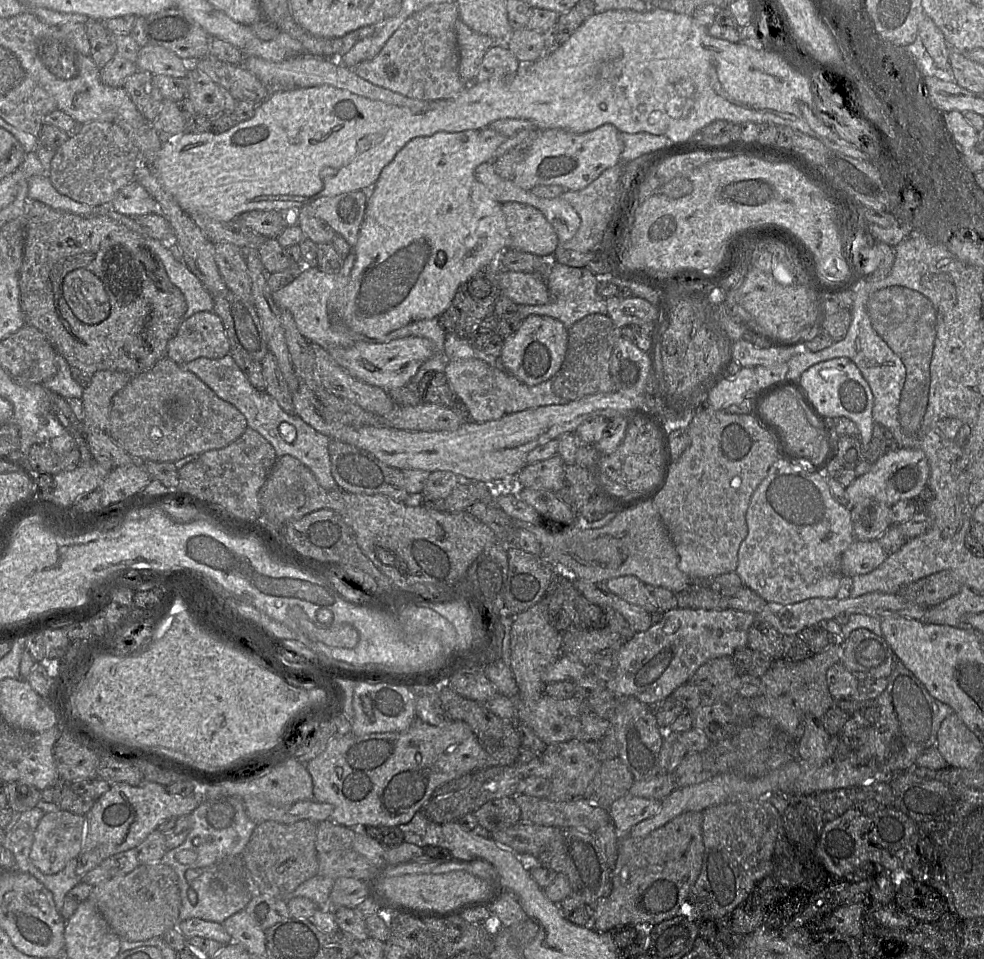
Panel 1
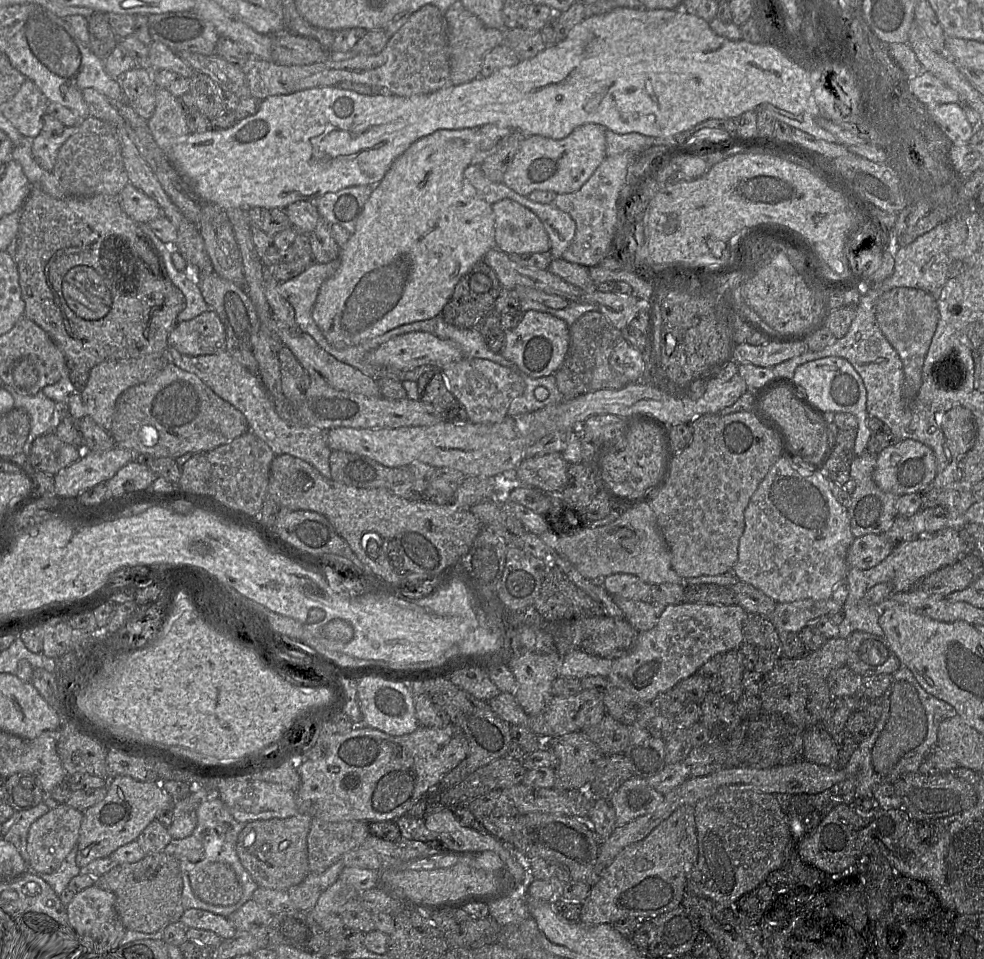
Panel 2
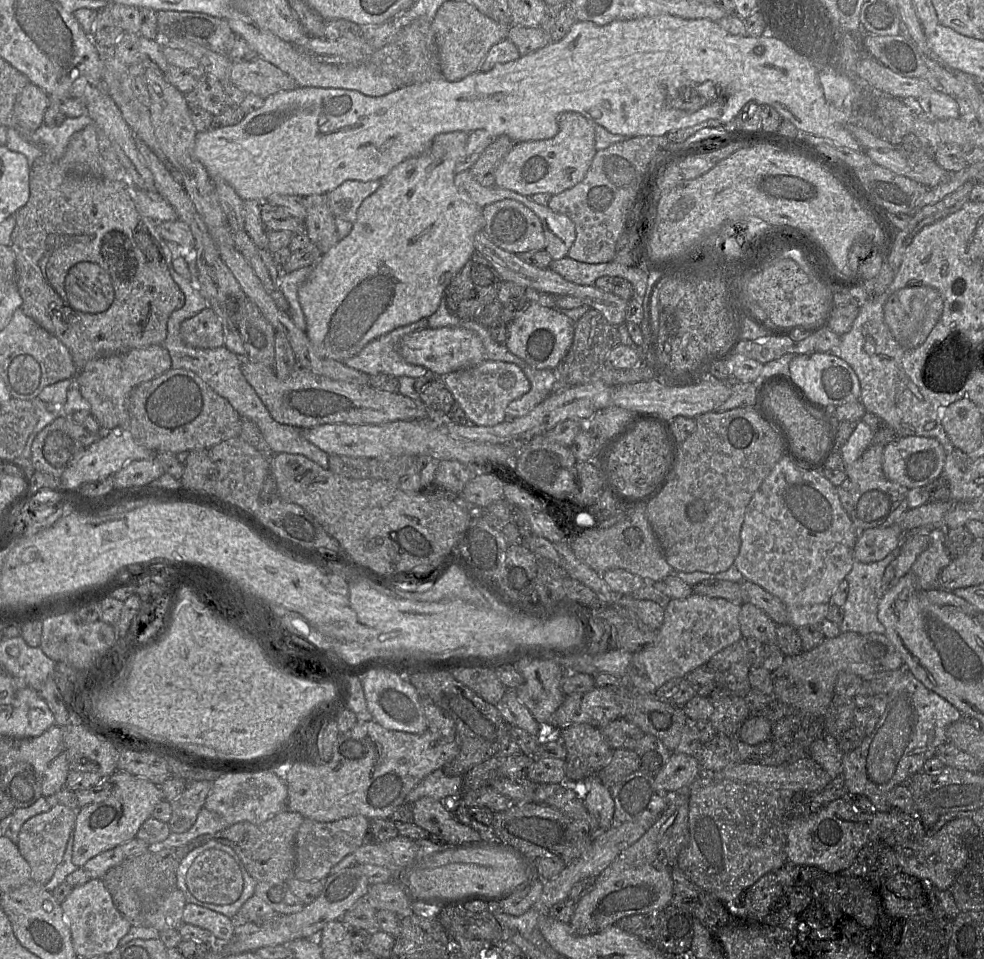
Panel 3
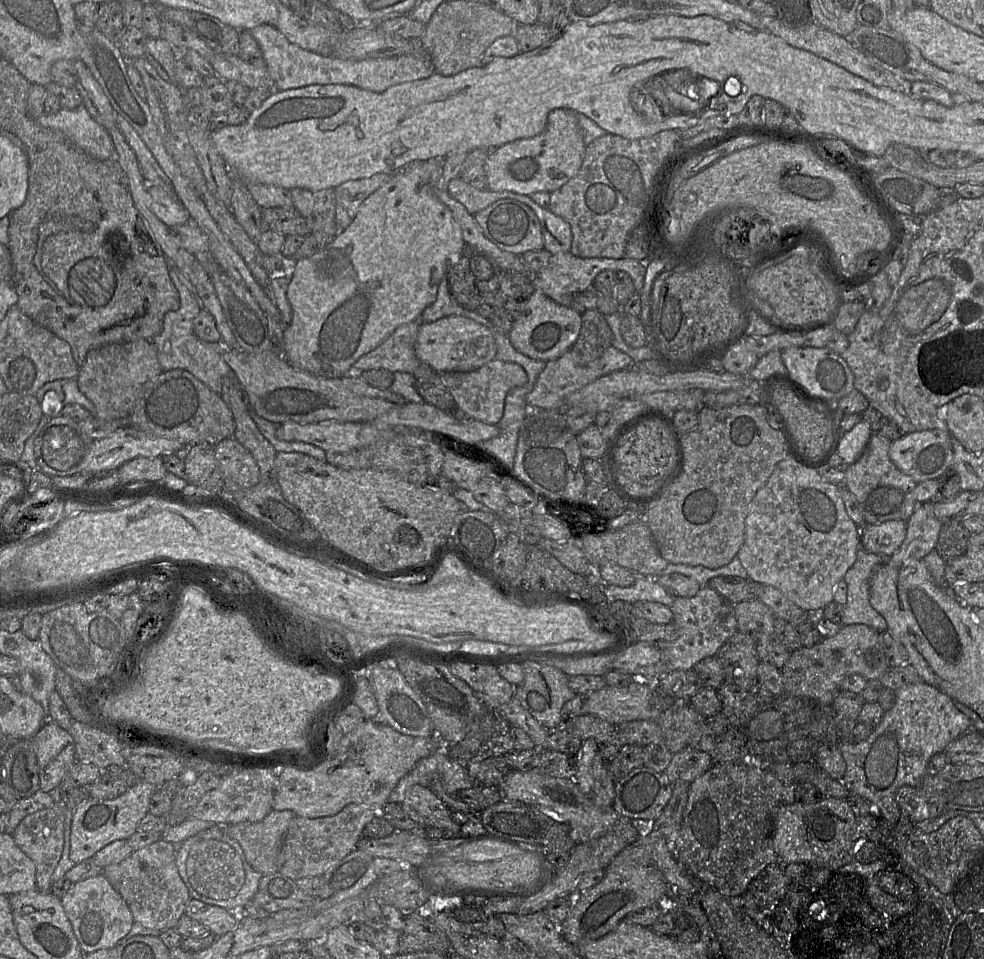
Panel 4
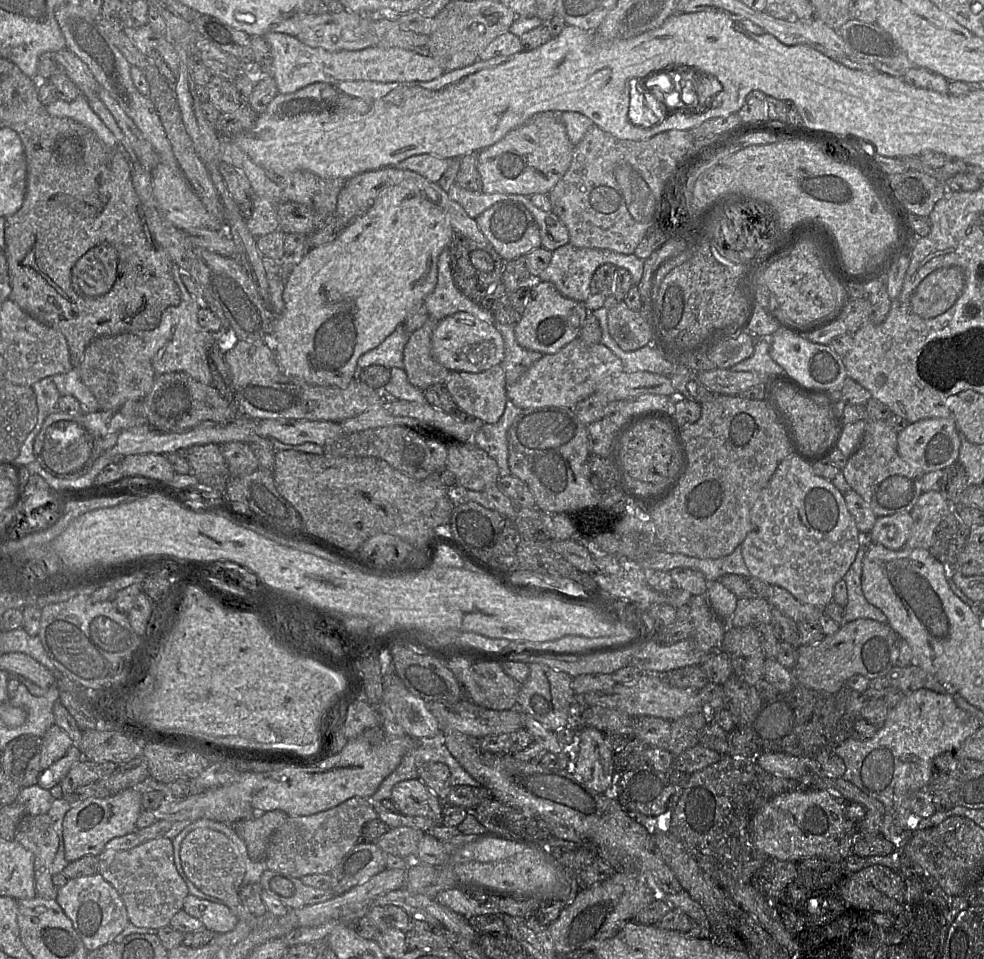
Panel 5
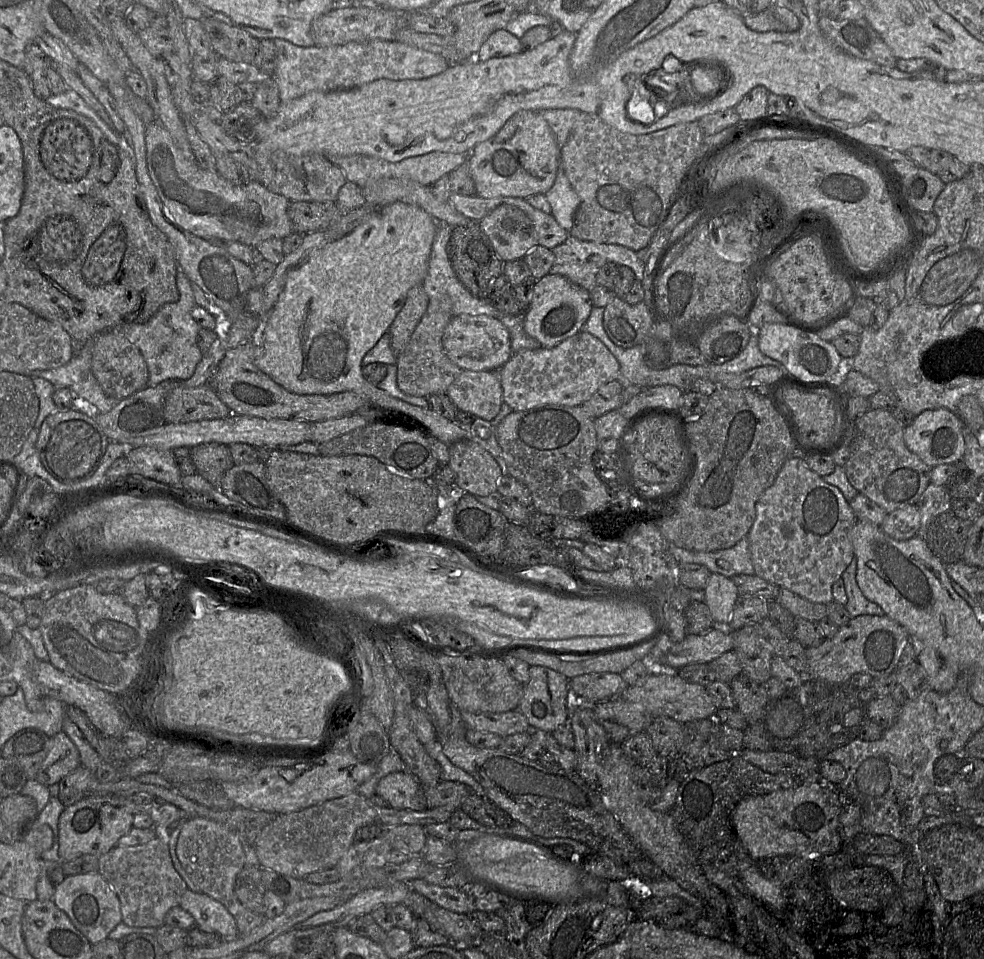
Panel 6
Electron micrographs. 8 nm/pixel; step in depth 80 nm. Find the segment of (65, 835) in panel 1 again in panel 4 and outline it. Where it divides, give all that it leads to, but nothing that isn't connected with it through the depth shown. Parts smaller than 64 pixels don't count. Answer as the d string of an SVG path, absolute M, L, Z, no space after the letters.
M61 800L52 808L41 809L29 814L21 820L12 834L17 846L35 863L36 890L42 893L51 893L52 874L61 859L64 847L66 808Z

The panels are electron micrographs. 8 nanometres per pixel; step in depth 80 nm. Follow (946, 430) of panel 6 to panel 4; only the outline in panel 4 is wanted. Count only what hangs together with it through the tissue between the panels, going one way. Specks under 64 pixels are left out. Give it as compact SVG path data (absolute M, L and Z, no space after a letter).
M916 431L892 441L889 457L893 464L916 483L938 479L952 465L953 450L946 432Z

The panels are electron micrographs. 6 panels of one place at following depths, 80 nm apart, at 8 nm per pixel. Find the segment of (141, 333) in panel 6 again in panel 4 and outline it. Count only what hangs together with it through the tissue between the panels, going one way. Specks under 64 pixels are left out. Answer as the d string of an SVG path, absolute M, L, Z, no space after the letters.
M169 261L169 275L180 295L180 307L168 311L164 315L162 331L156 335L152 342L157 349L158 361L163 371L172 369L185 369L202 381L213 391L220 394L222 378L233 373L224 359L226 350L222 340L220 342L207 342L199 339L193 328L195 317L202 310L202 305L195 292L190 291L179 279L173 263Z

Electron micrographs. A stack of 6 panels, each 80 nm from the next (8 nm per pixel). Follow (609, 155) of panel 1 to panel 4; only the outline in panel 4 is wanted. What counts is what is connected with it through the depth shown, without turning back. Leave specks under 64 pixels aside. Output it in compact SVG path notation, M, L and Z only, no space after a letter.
M554 109L549 113L546 129L541 134L492 149L485 163L488 189L529 196L536 192L551 193L576 176L582 166L587 146L577 113L571 109Z

